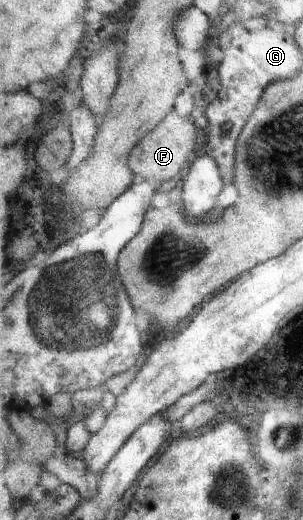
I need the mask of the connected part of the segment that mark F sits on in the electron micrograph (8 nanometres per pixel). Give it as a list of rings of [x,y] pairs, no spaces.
[[[178,112],[170,114],[166,118],[166,122],[162,122],[156,132],[152,132],[140,144],[140,148],[136,148],[136,152],[132,152],[132,170],[138,176],[144,178],[152,178],[152,180],[174,180],[178,178],[184,168],[188,168],[194,161],[194,152],[198,146],[198,126],[194,122],[194,118],[184,118]]]

